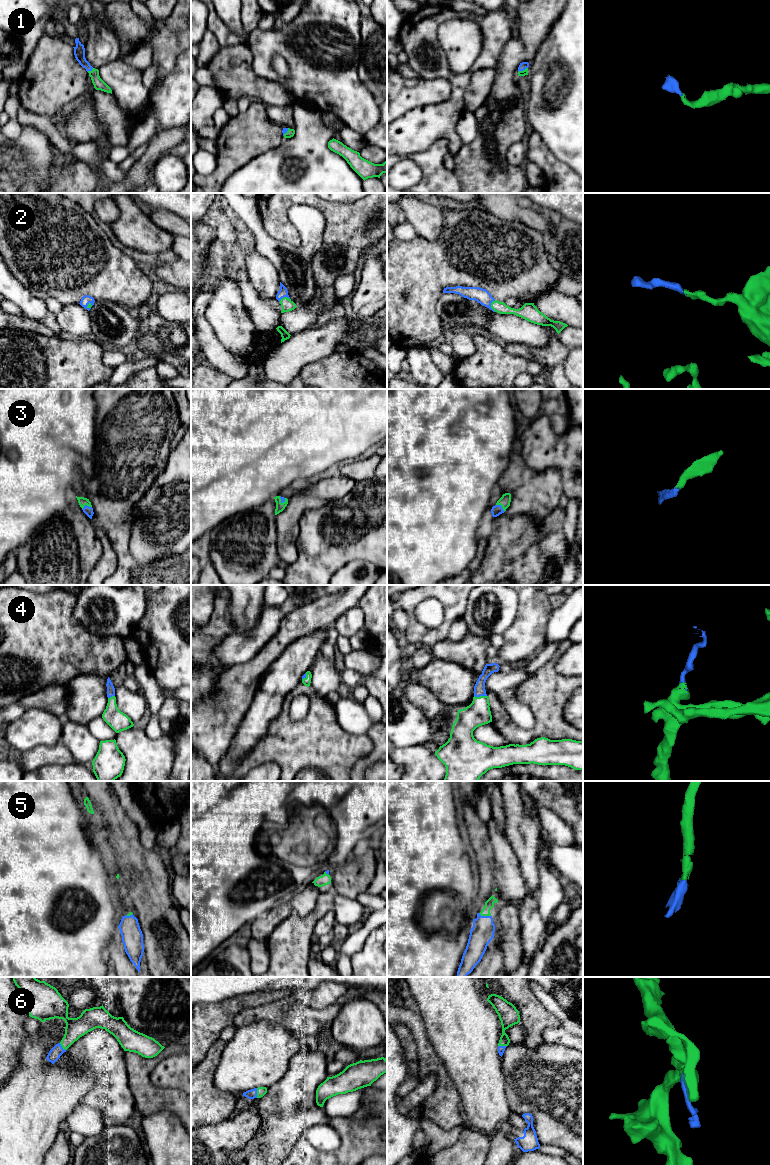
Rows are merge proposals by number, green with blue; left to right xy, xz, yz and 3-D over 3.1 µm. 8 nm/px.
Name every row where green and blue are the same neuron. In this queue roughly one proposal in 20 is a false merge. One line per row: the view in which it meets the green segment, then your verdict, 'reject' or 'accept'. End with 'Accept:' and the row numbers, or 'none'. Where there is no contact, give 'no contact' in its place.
1: meets green in xy; accept
2: meets green in yz; accept
3: meets green in xy; accept
4: meets green in yz; accept
5: meets green in yz; accept
6: meets green in xz; accept
Accept: 1, 2, 3, 4, 5, 6

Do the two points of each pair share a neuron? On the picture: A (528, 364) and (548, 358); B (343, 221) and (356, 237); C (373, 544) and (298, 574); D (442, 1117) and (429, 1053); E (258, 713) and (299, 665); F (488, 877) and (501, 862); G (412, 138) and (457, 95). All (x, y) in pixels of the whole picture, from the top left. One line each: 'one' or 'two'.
A: two
B: one
C: one
D: one
E: one
F: two
G: one

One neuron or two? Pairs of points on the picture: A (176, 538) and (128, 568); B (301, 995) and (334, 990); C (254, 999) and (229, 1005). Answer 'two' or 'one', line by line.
A: two
B: one
C: one

